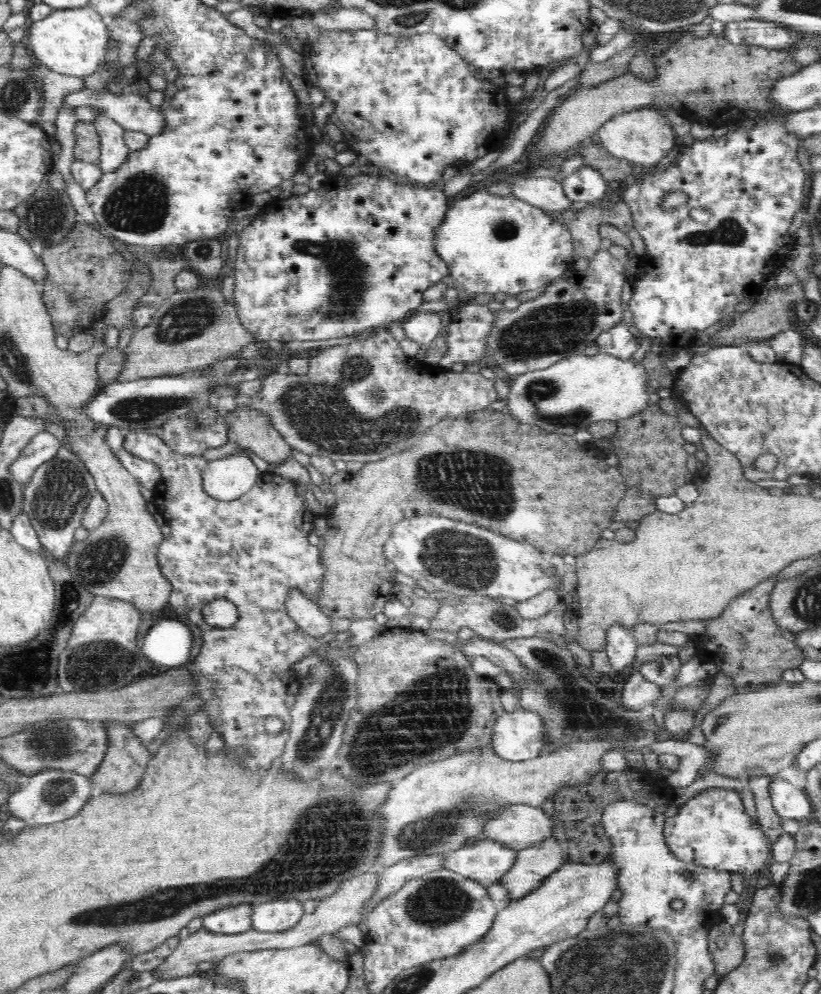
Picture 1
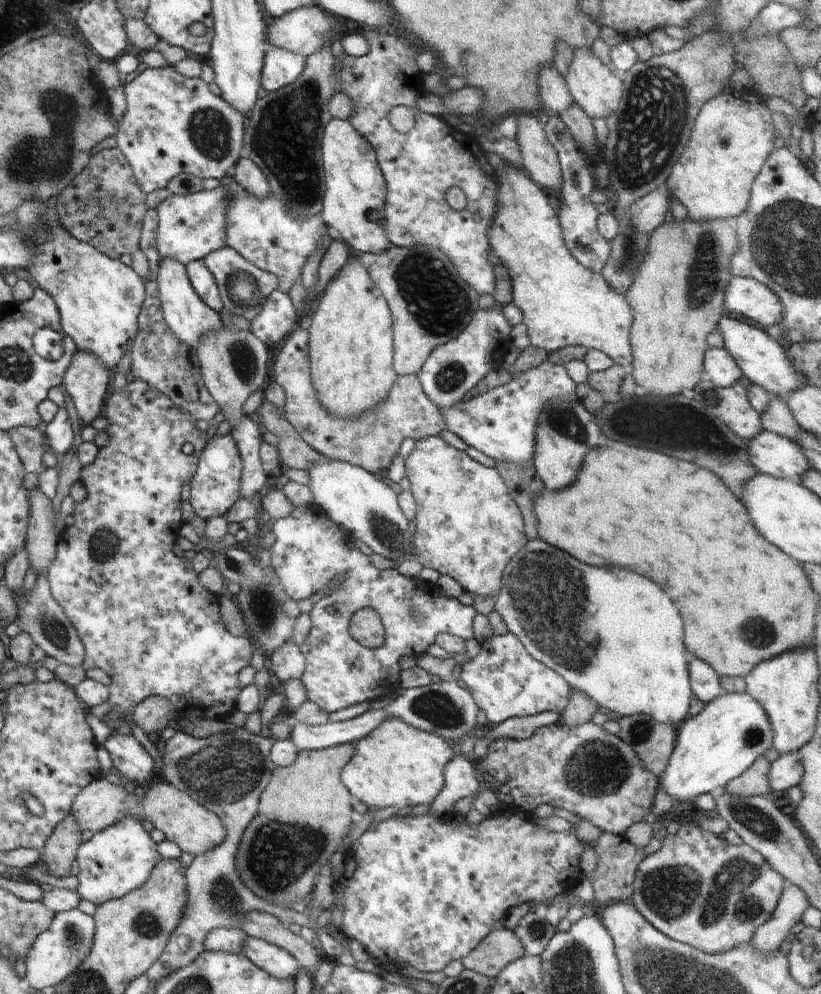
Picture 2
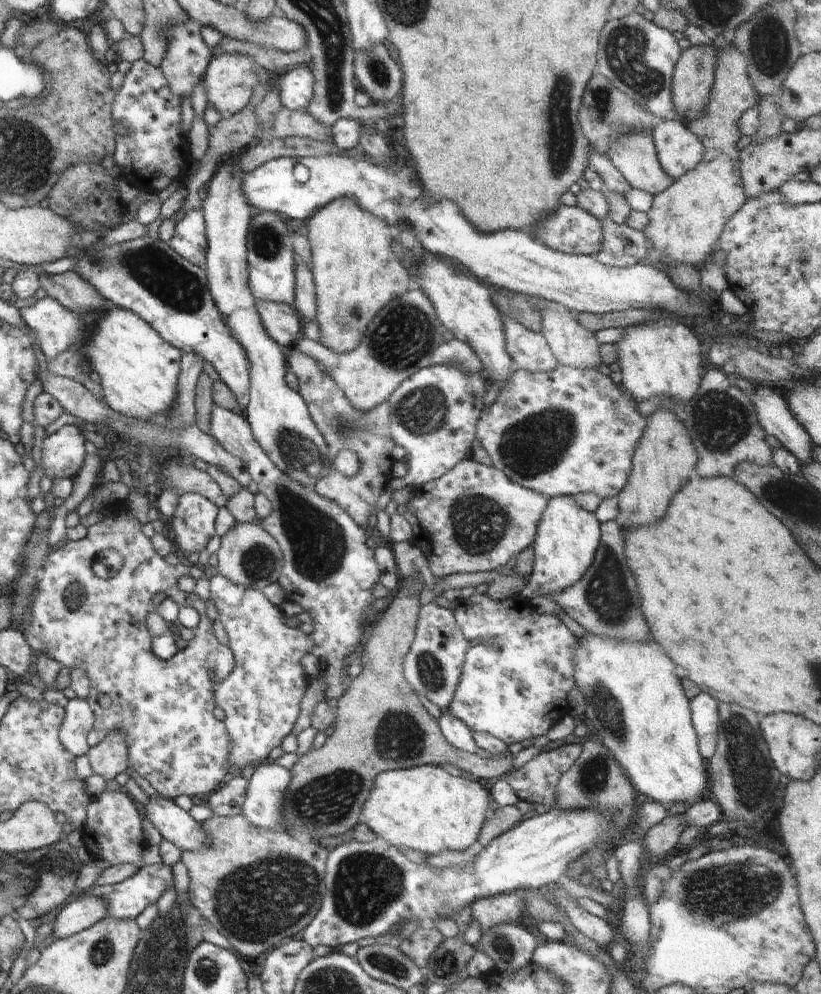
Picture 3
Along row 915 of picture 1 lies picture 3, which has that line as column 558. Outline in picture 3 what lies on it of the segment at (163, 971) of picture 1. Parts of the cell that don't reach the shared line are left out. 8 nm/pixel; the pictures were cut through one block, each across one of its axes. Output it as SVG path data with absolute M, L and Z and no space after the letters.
M548 302L548 308L542 313L541 336L546 340L555 360L563 366L577 370L594 369L602 363L595 334L585 330L574 320L570 310L559 303Z

